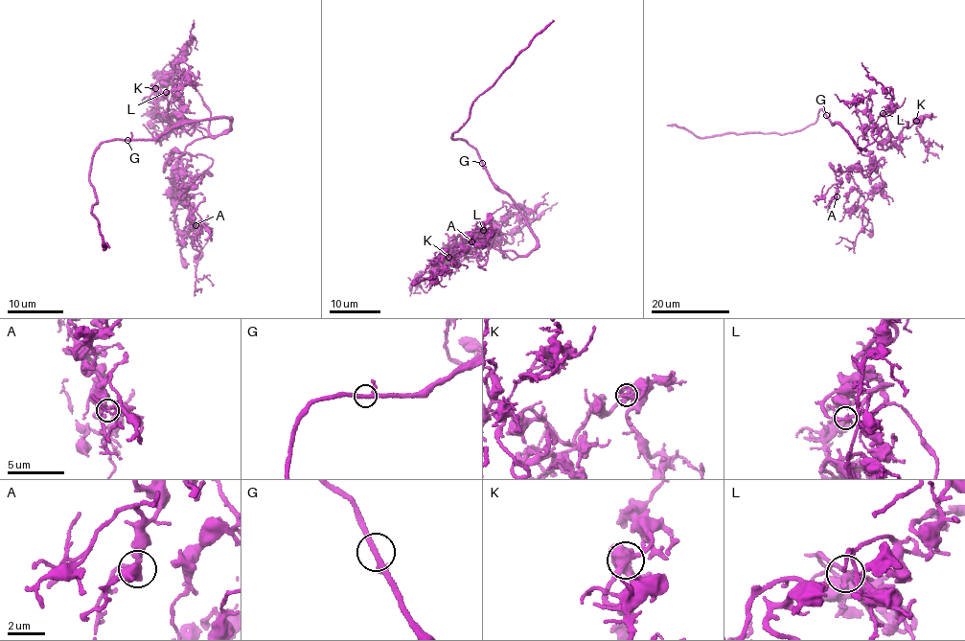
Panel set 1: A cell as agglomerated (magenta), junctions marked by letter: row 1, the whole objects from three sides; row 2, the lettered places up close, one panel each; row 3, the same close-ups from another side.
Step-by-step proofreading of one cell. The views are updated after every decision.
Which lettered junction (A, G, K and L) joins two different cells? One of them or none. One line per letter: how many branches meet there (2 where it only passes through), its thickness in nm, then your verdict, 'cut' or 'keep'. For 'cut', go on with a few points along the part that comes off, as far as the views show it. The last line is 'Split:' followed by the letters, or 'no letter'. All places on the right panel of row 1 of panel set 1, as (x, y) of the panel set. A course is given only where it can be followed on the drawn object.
A: branches 3; calibre 320 nm; keep
G: branches 3; calibre 240 nm; keep
K: branches 3; calibre 240 nm; keep
L: branches 3; calibre 240 nm; keep
Split: no letter

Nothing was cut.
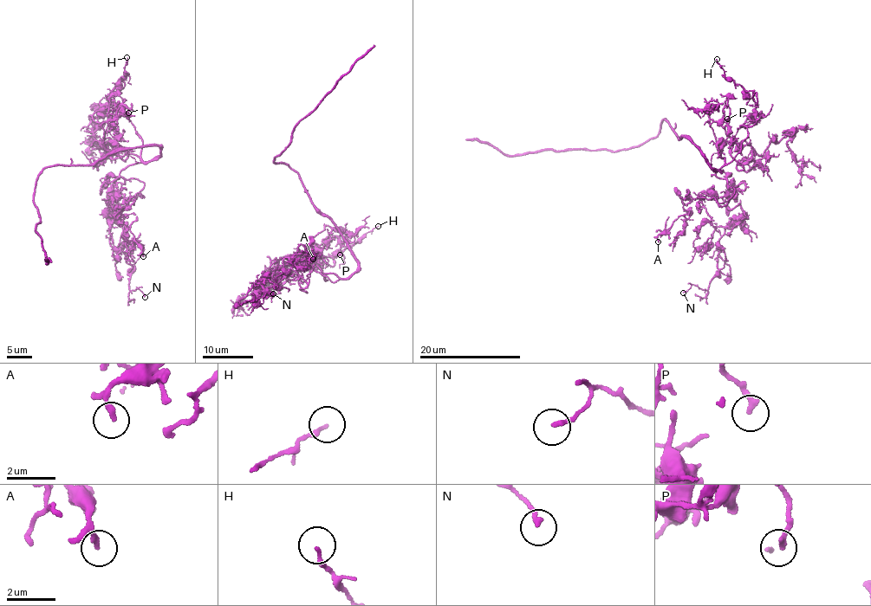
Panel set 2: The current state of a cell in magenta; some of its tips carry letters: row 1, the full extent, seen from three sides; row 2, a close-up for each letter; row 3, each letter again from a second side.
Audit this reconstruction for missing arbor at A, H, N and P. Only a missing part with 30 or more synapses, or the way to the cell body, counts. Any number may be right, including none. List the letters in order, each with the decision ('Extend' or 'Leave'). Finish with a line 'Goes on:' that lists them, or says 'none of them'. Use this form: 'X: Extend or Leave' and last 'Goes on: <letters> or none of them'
A: Leave
H: Leave
N: Leave
P: Leave
Goes on: none of them

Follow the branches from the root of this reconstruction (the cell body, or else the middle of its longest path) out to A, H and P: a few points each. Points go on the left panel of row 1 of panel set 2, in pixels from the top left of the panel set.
A: (135, 147), (153, 145), (160, 154), (121, 170), (120, 194), (139, 194), (115, 219), (123, 216), (143, 256)
H: (135, 147), (153, 145), (160, 154), (142, 162), (136, 131), (108, 99), (124, 75), (126, 57)
P: (135, 147), (153, 145), (160, 154), (147, 163), (107, 151), (104, 144), (109, 99), (120, 97), (128, 112)

